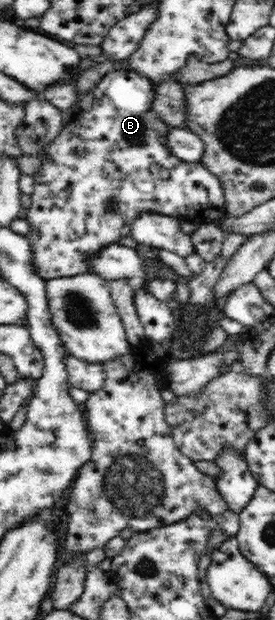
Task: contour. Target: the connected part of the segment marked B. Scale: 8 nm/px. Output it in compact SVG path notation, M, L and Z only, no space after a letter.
M134 69L114 70L106 73L93 89L94 101L92 107L81 111L76 123L70 121L66 124L63 130L44 147L43 151L38 153L36 158L40 158L39 170L31 175L35 184L31 193L32 202L25 217L28 220L30 231L25 237L28 244L30 244L30 248L32 248L33 267L36 268L36 273L42 280L91 273L92 268L89 268L89 259L92 259L94 255L100 255L109 245L118 244L120 237L130 237L130 227L137 218L140 218L140 215L156 213L179 219L195 220L198 224L214 222L225 215L225 195L221 189L219 178L214 173L210 173L201 161L188 163L170 153L167 147L167 133L170 126L162 121L161 117L152 109L153 93L154 82L134 71Z

